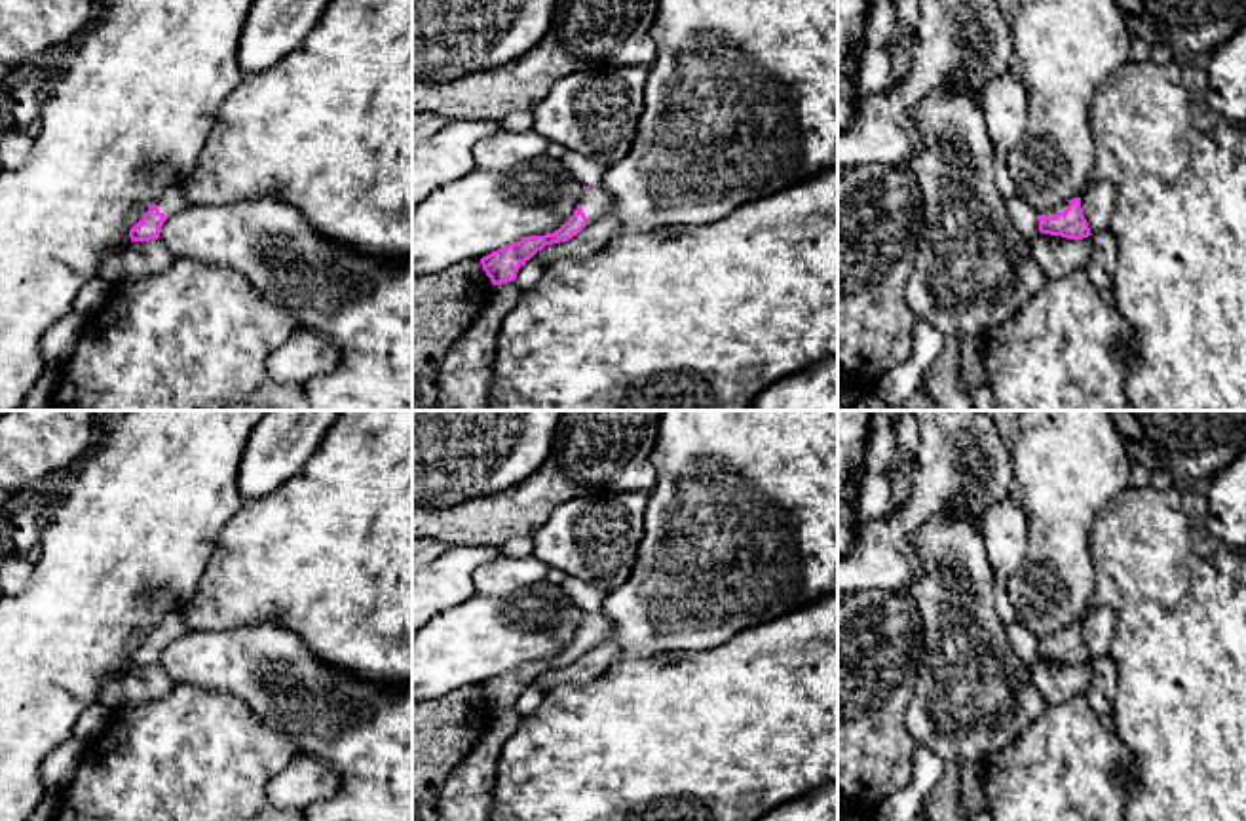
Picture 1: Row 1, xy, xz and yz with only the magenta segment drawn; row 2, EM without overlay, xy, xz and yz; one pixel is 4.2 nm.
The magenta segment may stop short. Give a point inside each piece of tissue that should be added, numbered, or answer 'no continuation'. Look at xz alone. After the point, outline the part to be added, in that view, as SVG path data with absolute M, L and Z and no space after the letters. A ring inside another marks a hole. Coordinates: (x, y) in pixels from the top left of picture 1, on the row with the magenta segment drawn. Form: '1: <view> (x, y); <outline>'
1: xz (595, 202); M595 186L583 190L579 205L587 217L587 222L591 224L598 220L612 207L612 196L602 186Z

